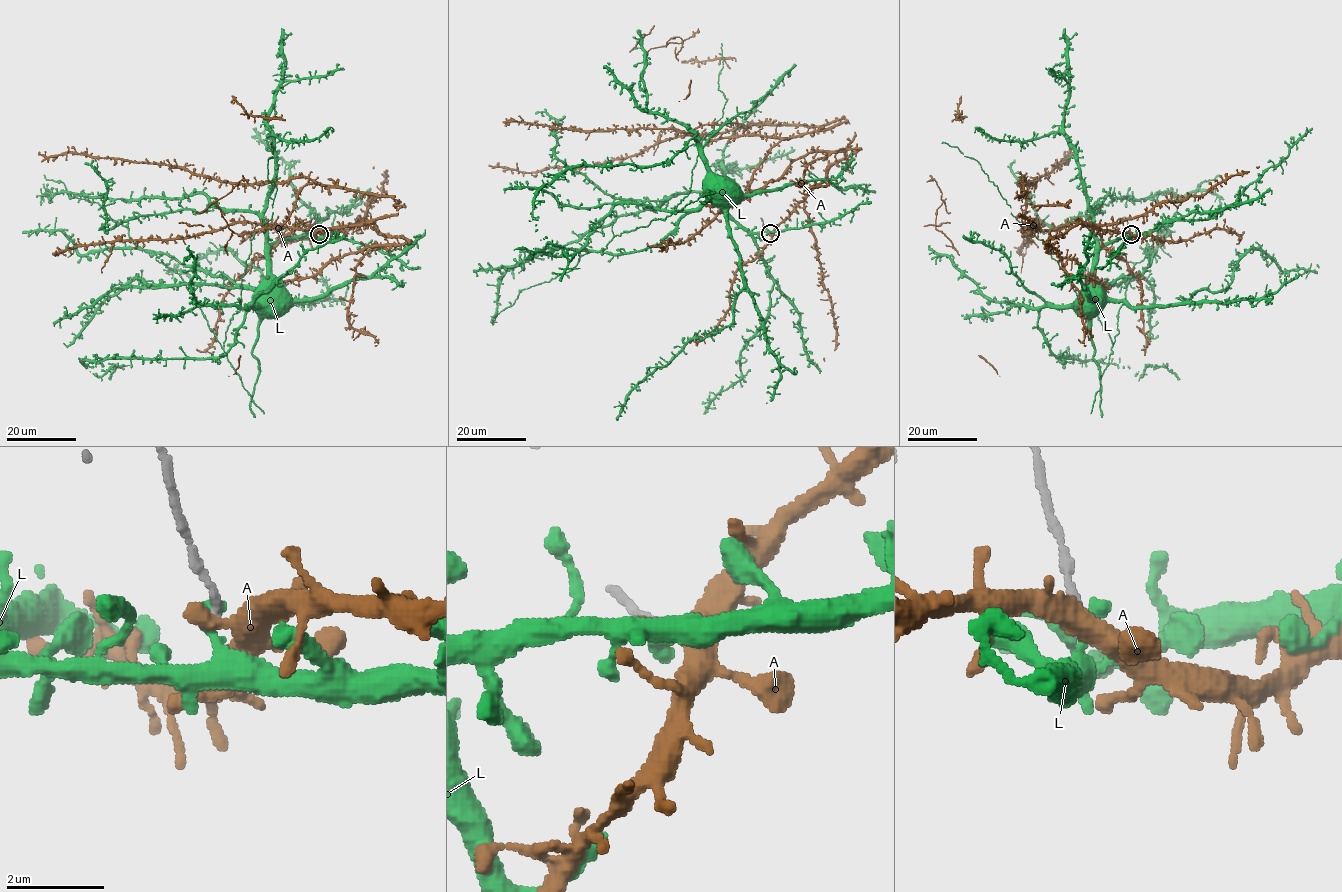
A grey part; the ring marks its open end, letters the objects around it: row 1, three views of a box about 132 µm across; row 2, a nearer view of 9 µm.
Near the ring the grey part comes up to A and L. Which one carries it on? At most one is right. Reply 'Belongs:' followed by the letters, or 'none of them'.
Belongs: none of them

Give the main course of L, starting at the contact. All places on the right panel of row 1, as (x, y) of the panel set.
L: (1131, 233), (1110, 240), (1093, 257), (1078, 304)

